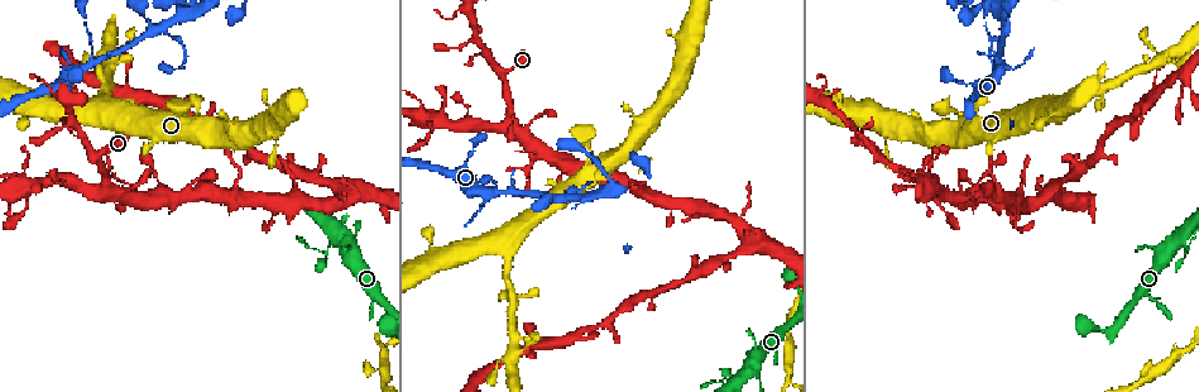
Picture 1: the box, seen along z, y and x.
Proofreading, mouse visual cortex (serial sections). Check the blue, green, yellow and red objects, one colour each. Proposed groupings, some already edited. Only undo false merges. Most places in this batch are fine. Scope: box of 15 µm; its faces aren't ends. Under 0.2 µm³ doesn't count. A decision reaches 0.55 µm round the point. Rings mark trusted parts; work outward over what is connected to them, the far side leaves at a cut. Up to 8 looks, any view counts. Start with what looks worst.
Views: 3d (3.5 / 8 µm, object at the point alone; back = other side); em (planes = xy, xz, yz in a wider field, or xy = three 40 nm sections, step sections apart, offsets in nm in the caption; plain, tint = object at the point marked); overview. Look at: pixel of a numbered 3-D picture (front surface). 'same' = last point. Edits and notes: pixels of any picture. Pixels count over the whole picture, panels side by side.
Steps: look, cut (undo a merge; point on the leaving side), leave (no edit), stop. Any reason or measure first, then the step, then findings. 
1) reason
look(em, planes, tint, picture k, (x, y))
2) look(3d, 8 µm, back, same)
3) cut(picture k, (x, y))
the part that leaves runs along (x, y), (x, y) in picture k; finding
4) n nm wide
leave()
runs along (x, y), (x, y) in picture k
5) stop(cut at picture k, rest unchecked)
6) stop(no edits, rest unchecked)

arms part here
look(3d, 3.5 µm, picture 1, (498, 190))

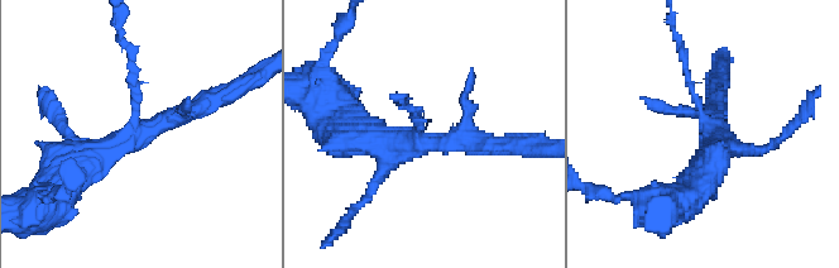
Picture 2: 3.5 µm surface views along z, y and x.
3 arms
leave()
runs along (67, 180), (94, 152), (214, 101) in picture 2; all the same cell

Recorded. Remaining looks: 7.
abrupt turn
look(3d, 3.5 µm, picture 1, (95, 158))

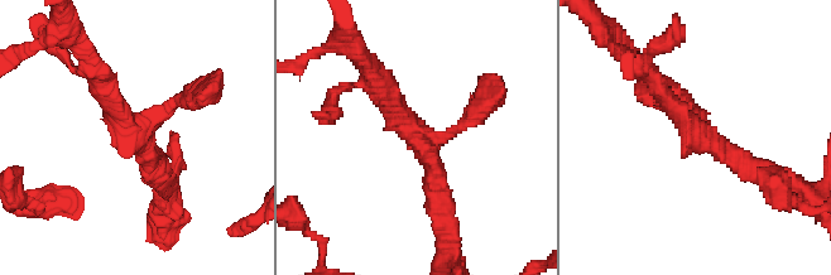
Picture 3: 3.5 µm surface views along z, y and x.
look(em, xy, step 2, tint, picture 3, (415, 131))

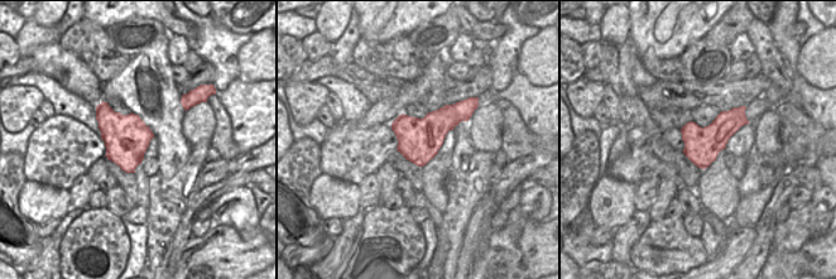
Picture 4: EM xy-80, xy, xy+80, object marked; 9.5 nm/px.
cut it another way
look(em, planes, tint, same)

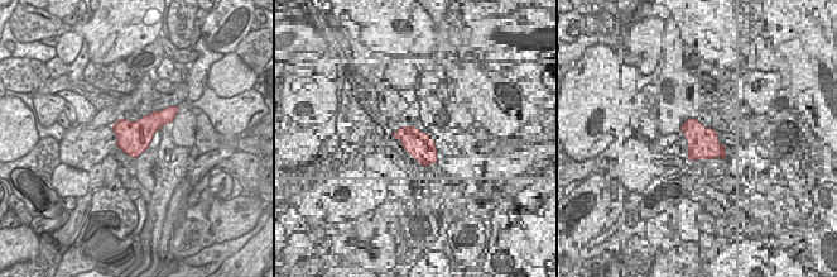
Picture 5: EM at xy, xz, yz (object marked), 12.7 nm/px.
420 nm wide
leave()
runs along (478, 112), (427, 139), (380, 83) in picture 3; all the same cell

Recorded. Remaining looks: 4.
three arms meet
look(3d, 3.5 µm, picture 1, (344, 244))

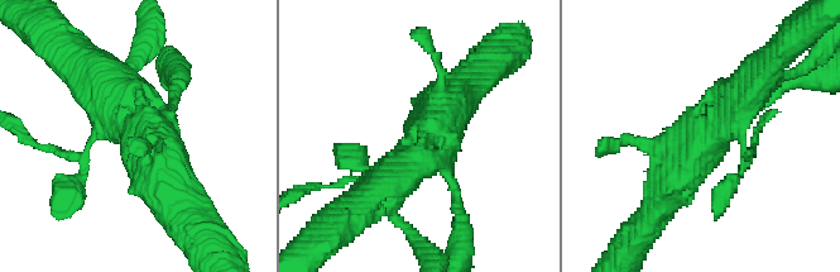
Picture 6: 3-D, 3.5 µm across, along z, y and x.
need the tissue
look(em, xy, step 5, tint, picture 6, (432, 117))

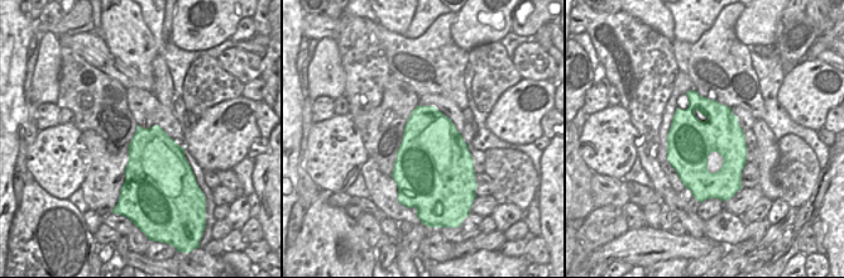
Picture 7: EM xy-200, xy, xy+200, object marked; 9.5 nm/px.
leave()
continuous, no second cell

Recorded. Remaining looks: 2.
side arm on a straight run
look(3d, 3.5 µm, picture 1, (1006, 31))

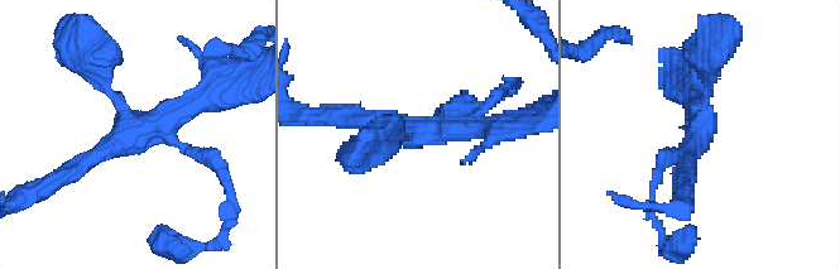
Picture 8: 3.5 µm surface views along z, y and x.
shape alone is not enough
look(em, xy, step 3, tint, picture 8, (697, 137))

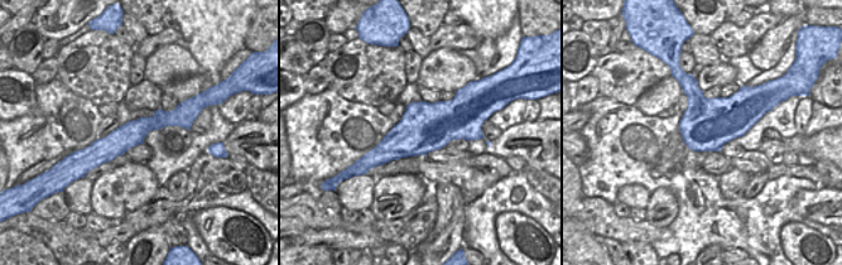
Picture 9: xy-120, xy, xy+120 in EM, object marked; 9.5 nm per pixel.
leave()
runs along (56, 181), (119, 138), (200, 100) in picture 8; all the same cell

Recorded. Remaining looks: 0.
stop(no edits, rest unchecked)

